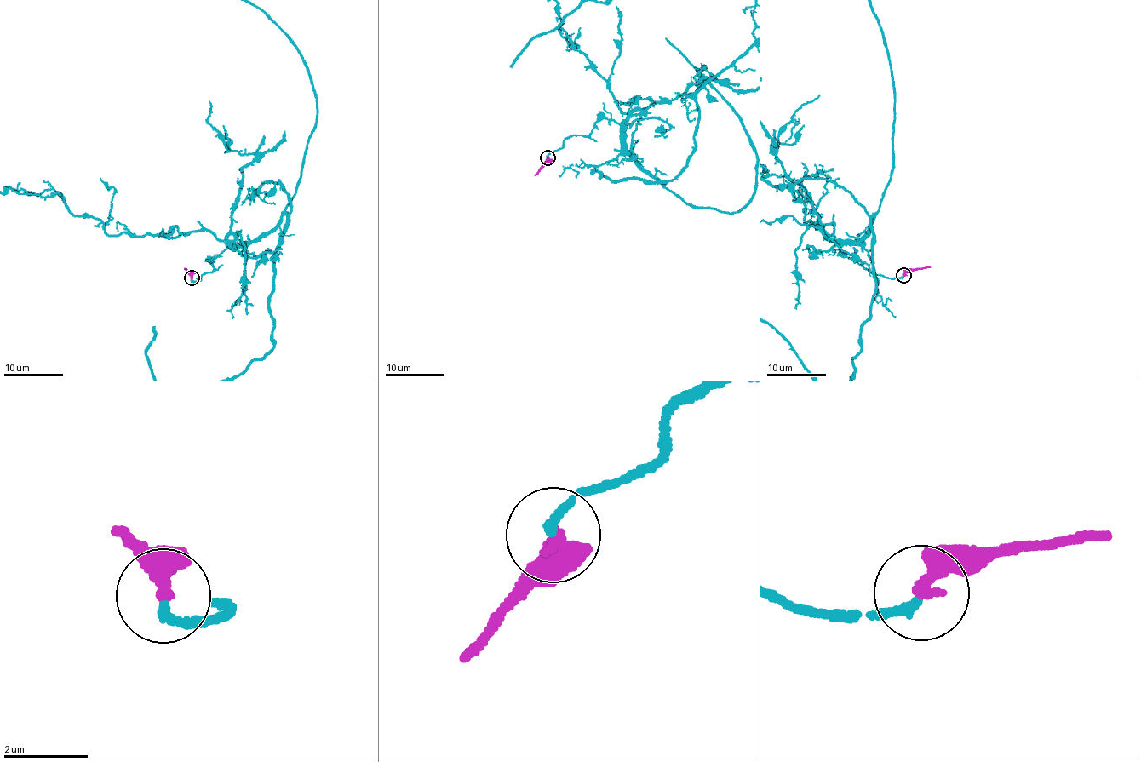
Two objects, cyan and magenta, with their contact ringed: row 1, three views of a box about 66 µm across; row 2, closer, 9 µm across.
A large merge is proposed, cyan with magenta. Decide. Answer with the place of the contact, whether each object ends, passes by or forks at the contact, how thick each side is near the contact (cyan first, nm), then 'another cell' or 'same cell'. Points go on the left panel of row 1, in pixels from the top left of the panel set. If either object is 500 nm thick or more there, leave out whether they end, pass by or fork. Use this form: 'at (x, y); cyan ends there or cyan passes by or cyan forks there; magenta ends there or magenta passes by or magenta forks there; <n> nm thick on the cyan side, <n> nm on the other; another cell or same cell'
at (192, 277); cyan ends there; magenta ends there; 200 nm thick on the cyan side, 400 nm on the other; same cell

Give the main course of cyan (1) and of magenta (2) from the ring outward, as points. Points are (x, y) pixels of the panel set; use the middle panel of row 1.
1: (547, 157), (606, 117), (623, 151), (686, 203), (740, 212), (758, 185), (739, 120)
2: (547, 157), (536, 175)

